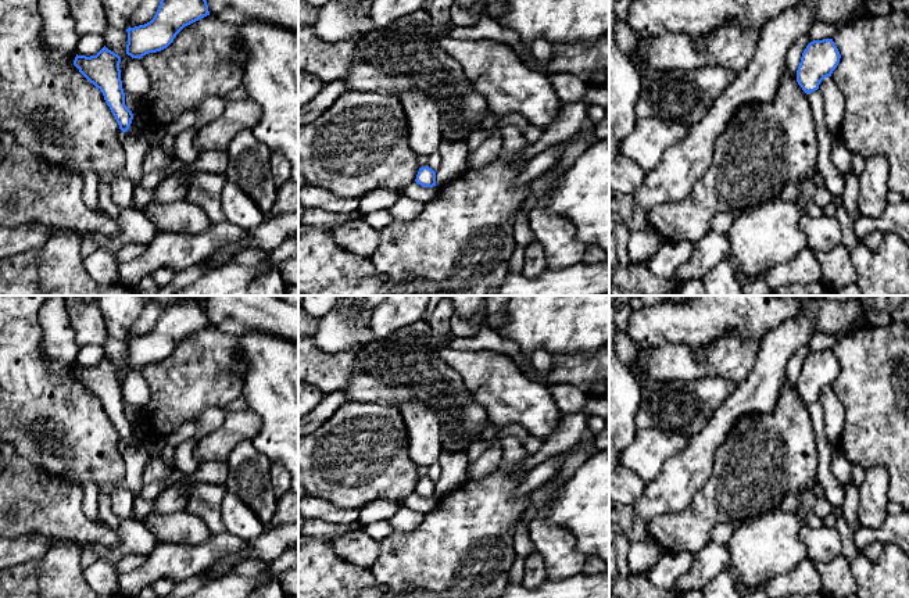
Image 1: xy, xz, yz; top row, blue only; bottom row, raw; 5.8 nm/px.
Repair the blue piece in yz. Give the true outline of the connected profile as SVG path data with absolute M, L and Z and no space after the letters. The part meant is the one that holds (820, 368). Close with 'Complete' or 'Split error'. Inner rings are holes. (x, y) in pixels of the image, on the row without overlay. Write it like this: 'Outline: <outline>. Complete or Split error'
Outline: M833 350L813 351L802 364L797 382L797 393L809 405L819 400L820 393L831 387L841 365Z. Complete

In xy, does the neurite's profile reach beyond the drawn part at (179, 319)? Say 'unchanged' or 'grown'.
unchanged

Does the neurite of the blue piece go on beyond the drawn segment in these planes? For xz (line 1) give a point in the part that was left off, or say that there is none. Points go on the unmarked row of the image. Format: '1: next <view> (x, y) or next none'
1: next none

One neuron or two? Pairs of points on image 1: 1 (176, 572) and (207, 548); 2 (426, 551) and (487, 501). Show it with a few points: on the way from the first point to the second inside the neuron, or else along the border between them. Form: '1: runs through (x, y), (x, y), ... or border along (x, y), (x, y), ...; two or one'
1: runs through (183, 565), (200, 555); one
2: runs through (443, 545), (475, 518); one

